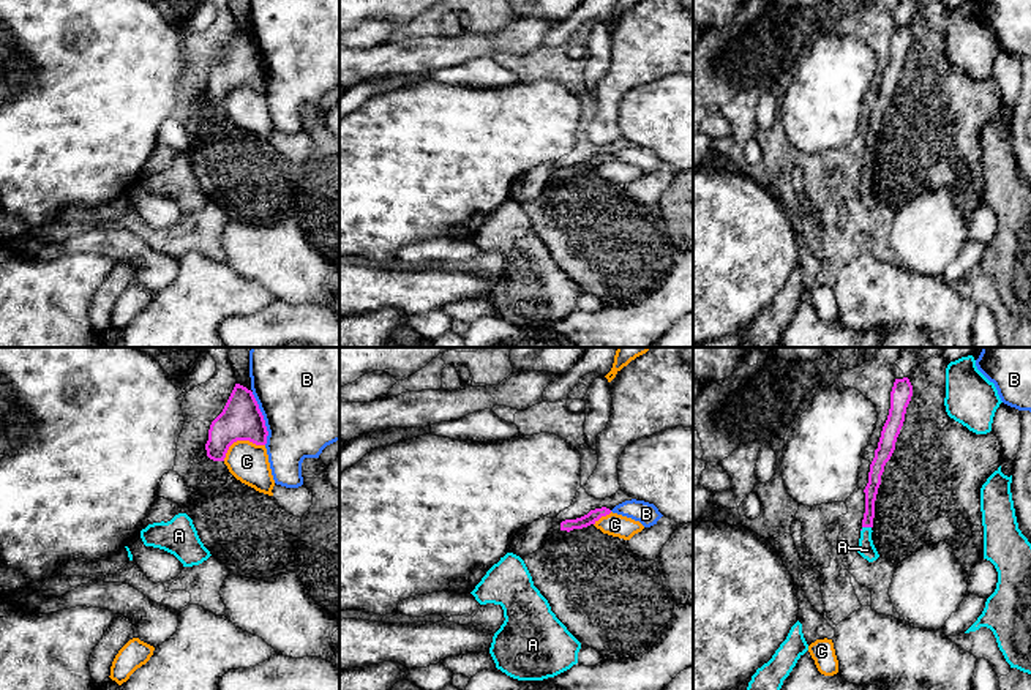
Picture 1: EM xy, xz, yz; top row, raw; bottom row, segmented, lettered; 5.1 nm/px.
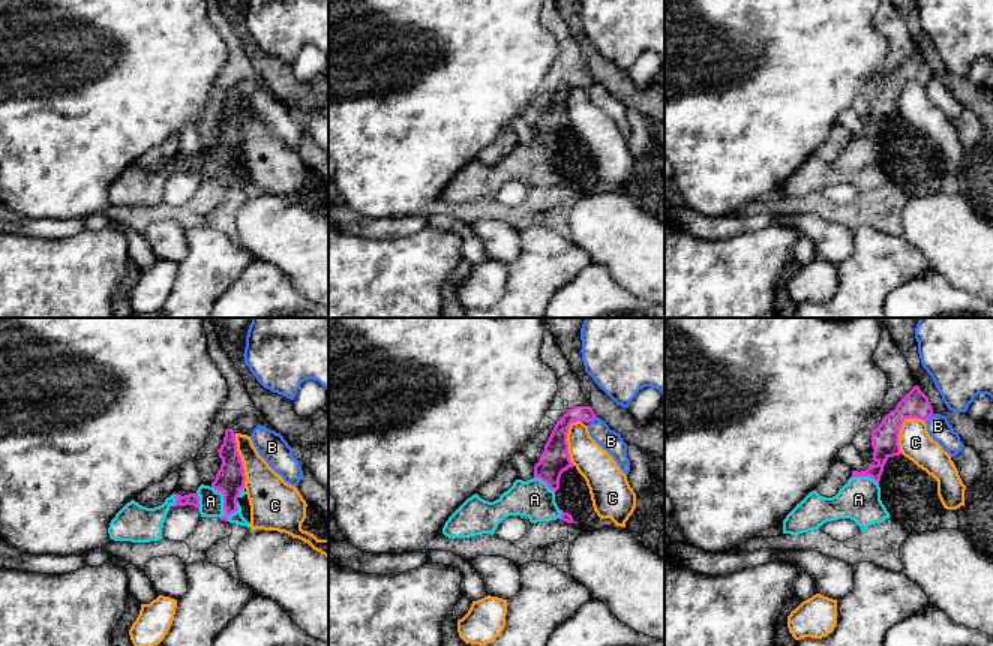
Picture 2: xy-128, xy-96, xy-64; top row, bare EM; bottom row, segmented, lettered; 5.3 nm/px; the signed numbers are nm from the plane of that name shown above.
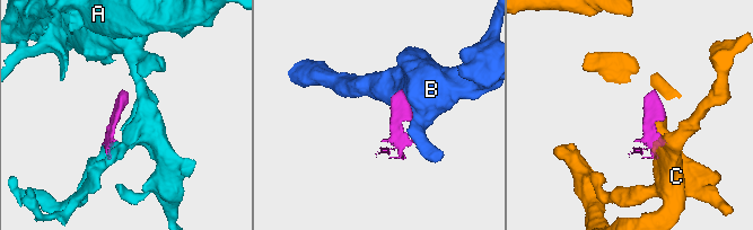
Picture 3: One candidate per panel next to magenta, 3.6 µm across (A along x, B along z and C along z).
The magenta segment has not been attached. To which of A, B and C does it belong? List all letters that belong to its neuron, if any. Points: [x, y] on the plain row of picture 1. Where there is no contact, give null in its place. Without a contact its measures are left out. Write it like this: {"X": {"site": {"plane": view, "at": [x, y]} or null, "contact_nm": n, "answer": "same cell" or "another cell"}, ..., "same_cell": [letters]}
{"A": {"site": {"plane": "yz", "at": [866, 172]}, "contact_nm": 60, "answer": "another cell"}, "B": {"site": {"plane": "xy", "at": [262, 65]}, "contact_nm": 280, "answer": "another cell"}, "C": {"site": {"plane": "xy", "at": [240, 86]}, "contact_nm": 240, "answer": "another cell"}, "same_cell": []}

